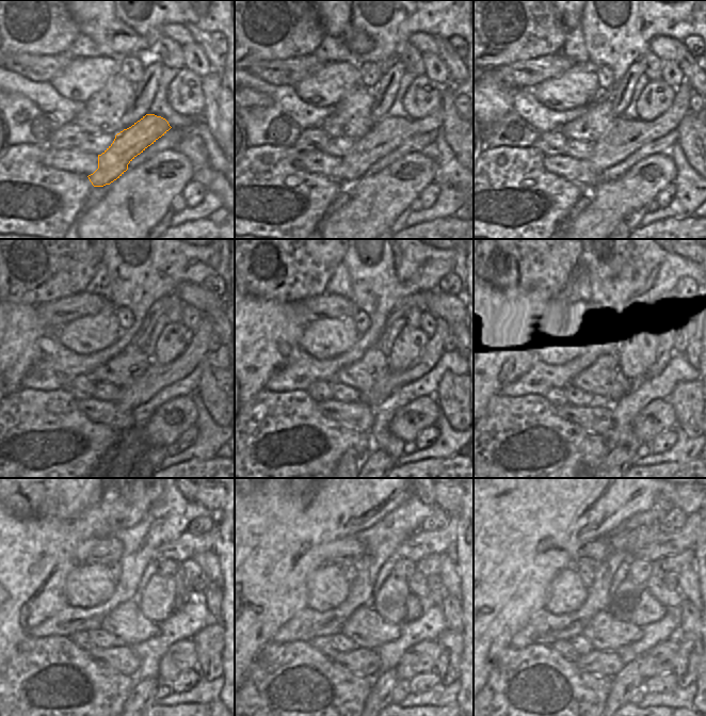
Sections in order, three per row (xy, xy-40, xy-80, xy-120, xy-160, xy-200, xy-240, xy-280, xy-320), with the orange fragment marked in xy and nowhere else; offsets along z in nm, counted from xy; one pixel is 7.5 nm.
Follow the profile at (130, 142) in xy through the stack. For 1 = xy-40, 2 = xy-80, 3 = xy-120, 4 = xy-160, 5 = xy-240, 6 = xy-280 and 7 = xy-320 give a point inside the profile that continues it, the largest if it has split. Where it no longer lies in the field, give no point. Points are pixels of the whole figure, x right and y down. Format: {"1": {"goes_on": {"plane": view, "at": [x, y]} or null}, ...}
{"1": {"goes_on": {"plane": "xy-40", "at": [388, 133]}}, "2": {"goes_on": {"plane": "xy-80", "at": [627, 136]}}, "3": {"goes_on": {"plane": "xy-120", "at": [156, 377]}}, "4": {"goes_on": {"plane": "xy-160", "at": [434, 349]}}, "5": {"goes_on": {"plane": "xy-240", "at": [191, 567]}}, "6": {"goes_on": {"plane": "xy-280", "at": [432, 565]}}, "7": {"goes_on": {"plane": "xy-320", "at": [675, 563]}}}

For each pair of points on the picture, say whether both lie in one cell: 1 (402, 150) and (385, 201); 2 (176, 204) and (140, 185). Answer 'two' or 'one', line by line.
1: two
2: two

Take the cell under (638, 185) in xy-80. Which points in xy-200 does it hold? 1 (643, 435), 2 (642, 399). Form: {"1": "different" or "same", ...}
{"1": "same", "2": "different"}

